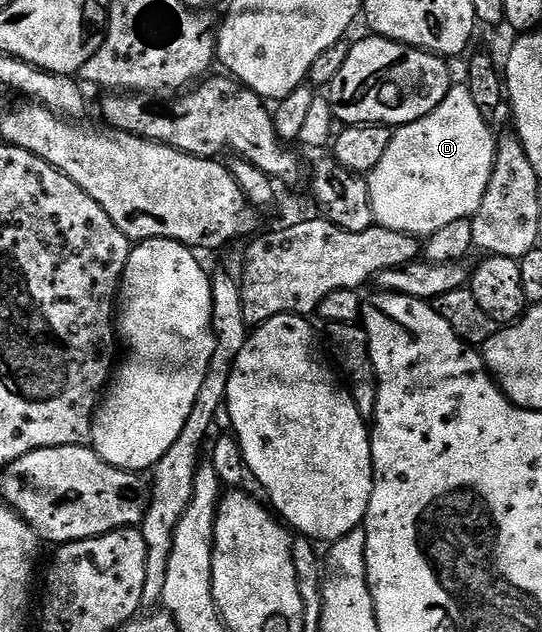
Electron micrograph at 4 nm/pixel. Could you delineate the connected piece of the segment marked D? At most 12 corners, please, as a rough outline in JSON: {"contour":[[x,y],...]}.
{"contour":[[467,86],[396,127],[374,223],[430,236],[483,203],[497,138]]}

